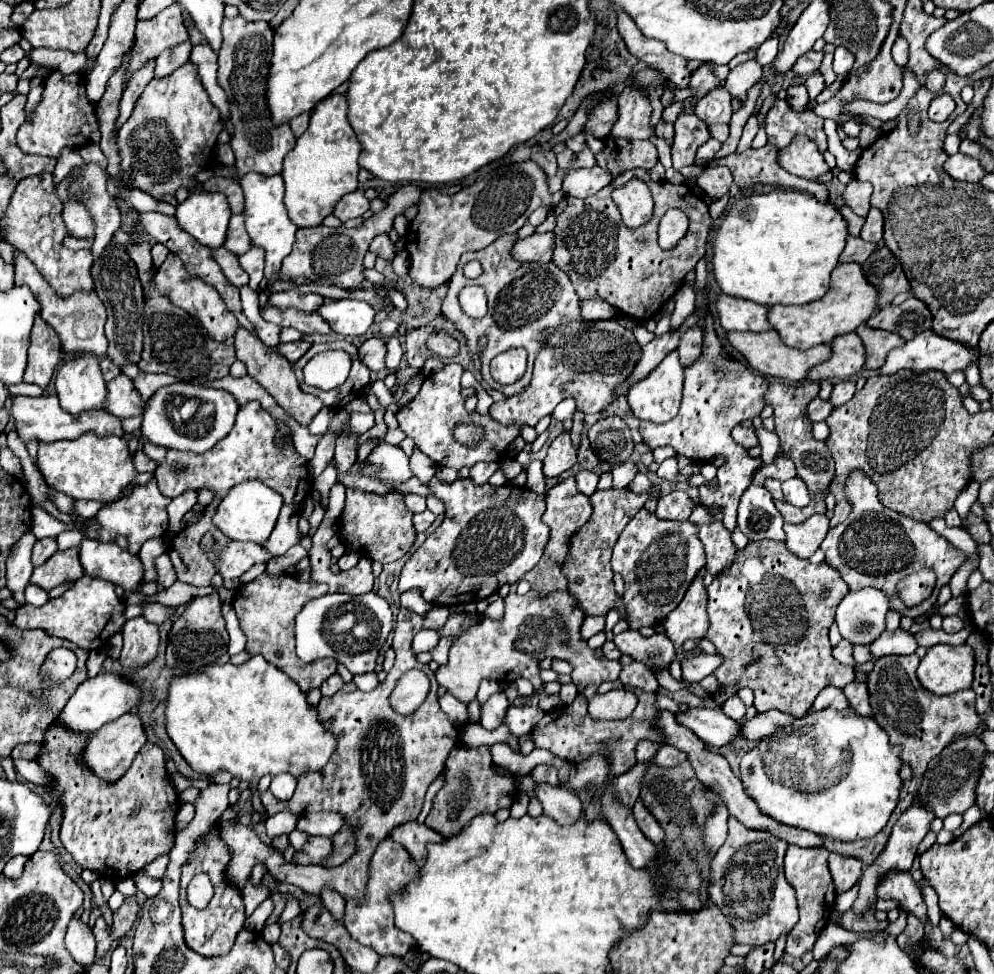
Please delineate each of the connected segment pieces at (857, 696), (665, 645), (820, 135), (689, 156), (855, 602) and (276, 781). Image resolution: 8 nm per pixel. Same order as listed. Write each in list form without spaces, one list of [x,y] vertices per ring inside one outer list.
[[[853,681],[853,683],[849,683],[849,685],[843,689],[843,693],[847,695],[849,705],[851,705],[851,709],[853,709],[855,713],[859,713],[859,715],[863,715],[863,717],[871,717],[871,715],[873,715],[871,705],[869,705],[869,691],[867,691],[867,685],[865,685],[865,683]]]
[[[627,629],[615,635],[613,643],[621,653],[631,655],[635,661],[643,661],[651,669],[669,667],[669,663],[675,659],[673,643],[663,633],[655,633],[653,637],[643,637],[639,631]]]
[[[777,99],[765,119],[765,131],[769,143],[777,149],[783,149],[791,143],[795,135],[811,137],[821,151],[827,149],[827,137],[823,131],[823,119],[817,117],[813,111],[797,113],[791,105],[783,99]]]
[[[689,113],[675,121],[675,137],[673,137],[673,167],[681,169],[685,165],[693,165],[697,149],[709,139],[707,125],[695,115]]]
[[[879,589],[849,591],[837,607],[837,625],[843,639],[849,643],[869,645],[885,631],[885,613],[889,603]]]
[[[291,773],[275,775],[271,781],[271,793],[281,801],[289,801],[295,793],[295,787],[297,787],[297,779]]]

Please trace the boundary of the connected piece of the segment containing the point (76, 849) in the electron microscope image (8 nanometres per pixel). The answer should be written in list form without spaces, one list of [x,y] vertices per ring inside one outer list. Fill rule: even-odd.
[[[53,723],[45,735],[43,751],[39,757],[39,763],[45,771],[55,775],[57,785],[51,787],[51,795],[61,797],[65,805],[63,823],[61,823],[61,841],[65,849],[75,857],[75,861],[83,869],[91,869],[99,873],[101,877],[109,881],[119,881],[125,877],[131,877],[131,873],[143,869],[147,863],[151,863],[155,857],[169,853],[173,847],[173,819],[177,815],[177,795],[173,791],[173,785],[165,771],[165,756],[162,749],[147,742],[135,757],[129,771],[115,783],[107,783],[103,779],[97,779],[87,767],[79,765],[79,753],[85,745],[87,735],[77,735],[57,723]]]

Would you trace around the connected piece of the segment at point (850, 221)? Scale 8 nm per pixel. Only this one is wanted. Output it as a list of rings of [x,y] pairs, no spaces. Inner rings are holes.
[[[830,198],[828,201],[841,212],[842,216],[847,221],[849,233],[851,233],[853,236],[859,236],[862,225],[865,223],[865,218],[859,217],[847,206],[843,205],[840,207],[839,205],[836,205]]]

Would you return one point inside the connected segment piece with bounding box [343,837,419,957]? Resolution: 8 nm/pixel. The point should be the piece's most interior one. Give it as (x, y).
(369, 920)

